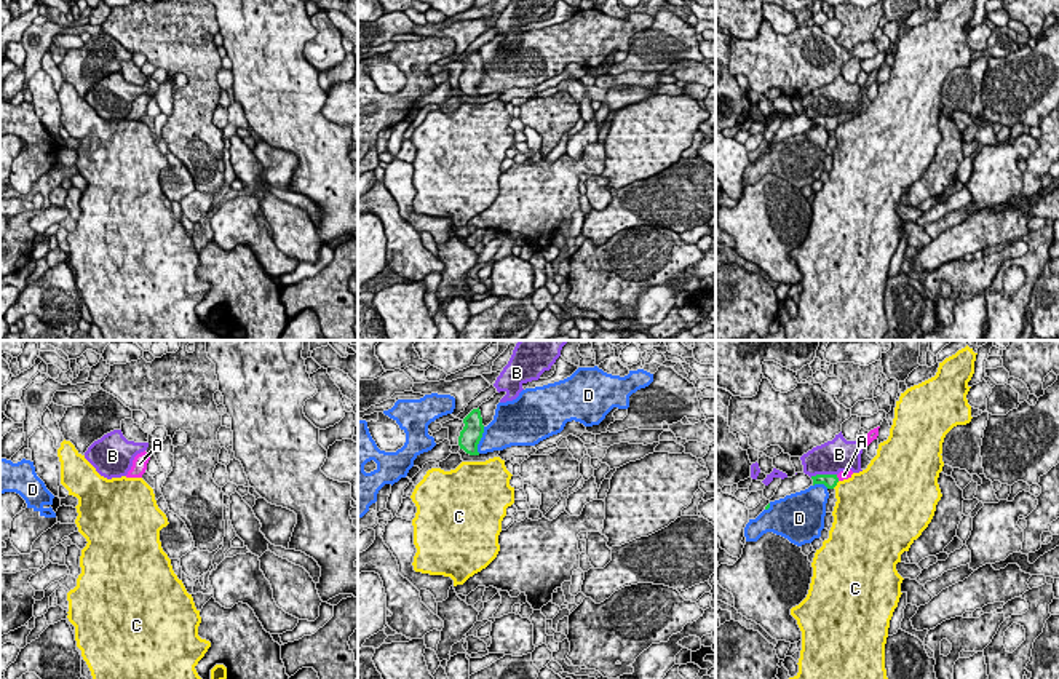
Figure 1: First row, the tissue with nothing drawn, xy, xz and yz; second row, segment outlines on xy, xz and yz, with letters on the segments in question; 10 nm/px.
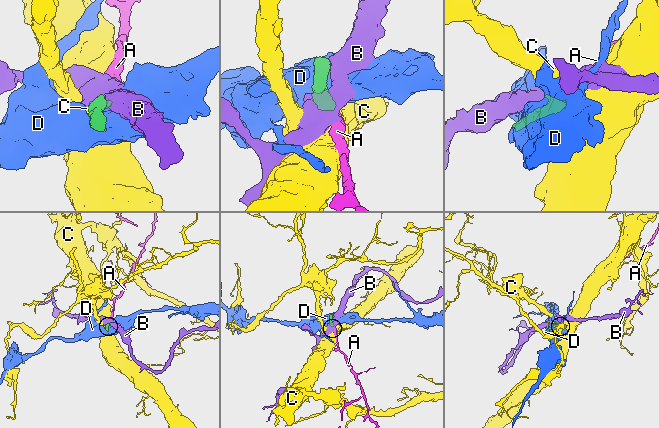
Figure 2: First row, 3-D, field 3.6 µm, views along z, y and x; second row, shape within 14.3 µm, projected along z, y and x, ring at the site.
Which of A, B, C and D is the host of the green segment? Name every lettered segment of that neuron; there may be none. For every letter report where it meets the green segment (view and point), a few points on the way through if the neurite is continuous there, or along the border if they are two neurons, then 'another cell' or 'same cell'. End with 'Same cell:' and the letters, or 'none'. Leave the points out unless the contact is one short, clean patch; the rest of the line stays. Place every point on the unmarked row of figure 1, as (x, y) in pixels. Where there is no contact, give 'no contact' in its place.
A: yz (837, 120) | across yz (829, 123), (837, 120), (844, 117) | same cell
B: yz (823, 117) | along yz (836, 115), (810, 119) | another cell
C: yz (836, 127) | along yz (839, 123), (832, 130) | another cell
D: xz (479, 82) | another cell
Same cell: A

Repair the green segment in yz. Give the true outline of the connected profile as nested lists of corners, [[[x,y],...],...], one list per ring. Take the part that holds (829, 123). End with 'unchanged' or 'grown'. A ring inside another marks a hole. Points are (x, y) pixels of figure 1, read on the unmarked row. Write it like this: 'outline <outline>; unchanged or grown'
outline [[[847,112],[847,113],[840,113],[839,117],[816,117],[811,118],[811,121],[813,121],[813,128],[824,126],[827,131],[834,131],[839,123],[848,121],[851,120],[851,117],[853,113]]]; grown

